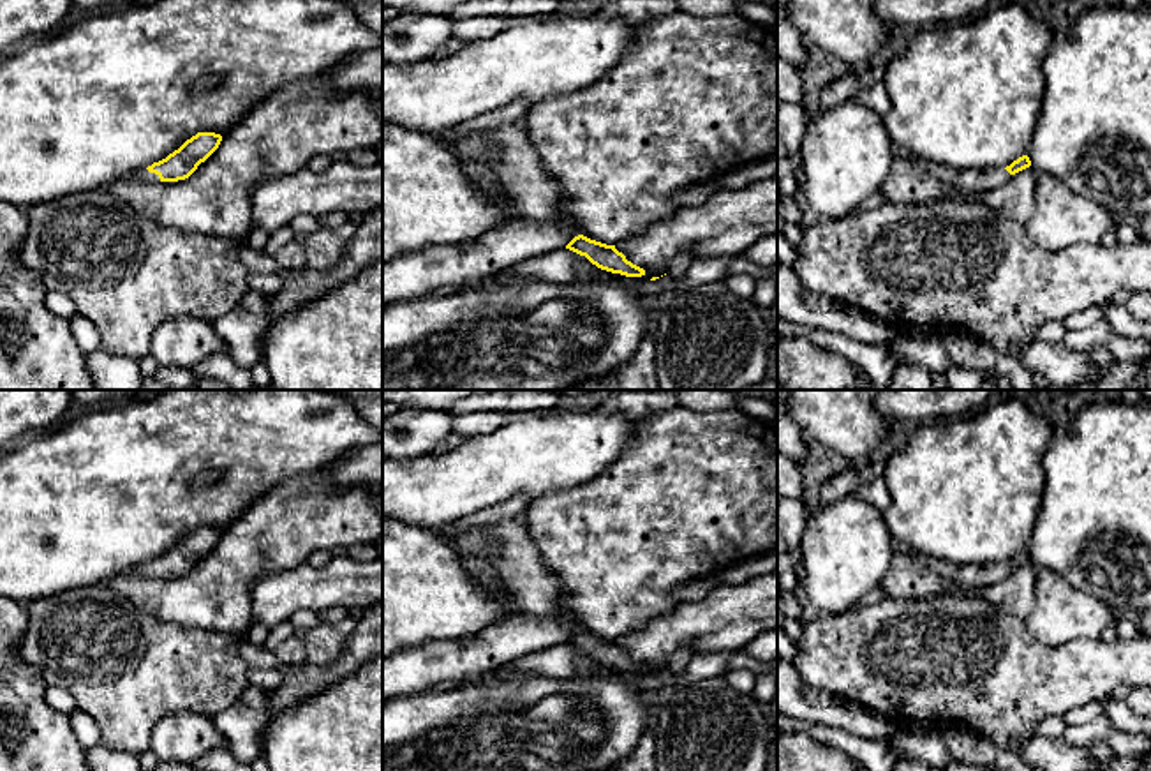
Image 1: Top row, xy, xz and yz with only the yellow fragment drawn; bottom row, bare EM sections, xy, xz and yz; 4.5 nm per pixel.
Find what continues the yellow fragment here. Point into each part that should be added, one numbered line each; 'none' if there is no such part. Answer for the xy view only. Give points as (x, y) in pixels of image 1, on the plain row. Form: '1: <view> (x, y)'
1: xy (143, 570)

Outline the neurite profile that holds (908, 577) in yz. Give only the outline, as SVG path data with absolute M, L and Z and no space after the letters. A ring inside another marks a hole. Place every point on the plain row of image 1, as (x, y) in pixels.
M895 543L888 573L878 584L888 600L922 600L941 595L980 596L994 609L1026 619L1035 609L1036 566L1029 561L987 588L968 588L936 575L922 554Z

